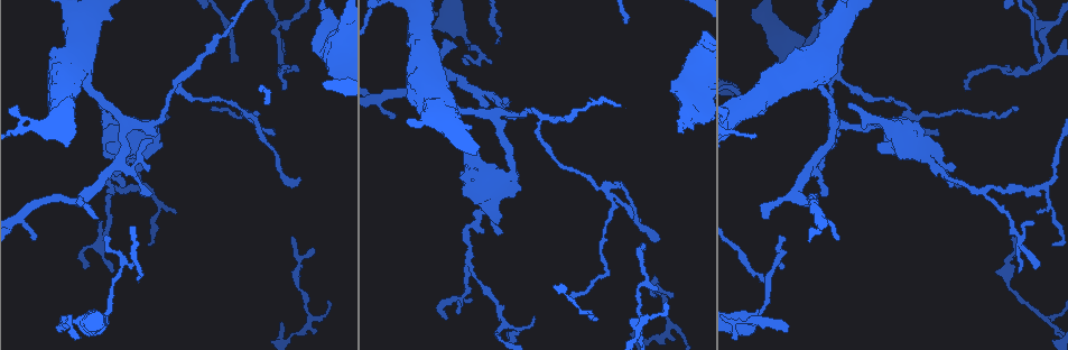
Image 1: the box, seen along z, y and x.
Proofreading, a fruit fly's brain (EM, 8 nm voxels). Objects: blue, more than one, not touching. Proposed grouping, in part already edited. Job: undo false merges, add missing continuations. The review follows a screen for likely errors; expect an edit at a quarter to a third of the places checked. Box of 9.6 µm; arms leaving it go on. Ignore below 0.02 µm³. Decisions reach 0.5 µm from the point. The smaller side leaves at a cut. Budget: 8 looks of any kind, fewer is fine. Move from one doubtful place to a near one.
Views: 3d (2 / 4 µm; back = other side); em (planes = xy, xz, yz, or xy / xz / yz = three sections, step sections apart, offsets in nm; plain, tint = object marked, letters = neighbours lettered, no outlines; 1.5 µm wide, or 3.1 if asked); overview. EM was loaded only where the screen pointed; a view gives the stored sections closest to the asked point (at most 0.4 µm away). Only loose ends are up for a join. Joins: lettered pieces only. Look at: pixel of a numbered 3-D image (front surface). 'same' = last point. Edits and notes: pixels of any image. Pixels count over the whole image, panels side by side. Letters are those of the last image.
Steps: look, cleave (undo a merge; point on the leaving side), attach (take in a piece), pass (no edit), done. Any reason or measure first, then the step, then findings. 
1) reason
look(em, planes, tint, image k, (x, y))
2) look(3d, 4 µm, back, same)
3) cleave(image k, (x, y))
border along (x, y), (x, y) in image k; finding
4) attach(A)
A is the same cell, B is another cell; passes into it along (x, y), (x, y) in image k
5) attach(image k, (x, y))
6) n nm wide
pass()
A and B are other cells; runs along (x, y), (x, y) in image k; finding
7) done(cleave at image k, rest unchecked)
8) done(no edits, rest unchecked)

an open end
look(3d, 4 µm, image 1, (62, 332))

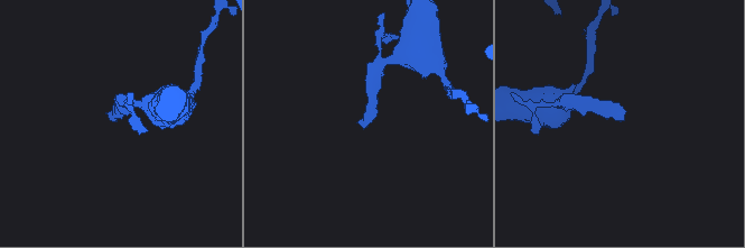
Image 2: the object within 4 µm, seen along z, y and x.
look(em, planes, letters, image 2, (366, 127))

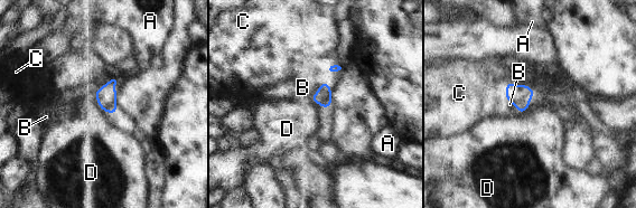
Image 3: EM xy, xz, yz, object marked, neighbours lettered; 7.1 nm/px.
attach(B)
B is the same cell, A, C and D are other cells; passes into it along (323, 96), (316, 92), (302, 87) in image 3; the neuron continues

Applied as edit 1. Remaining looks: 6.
look(overview)

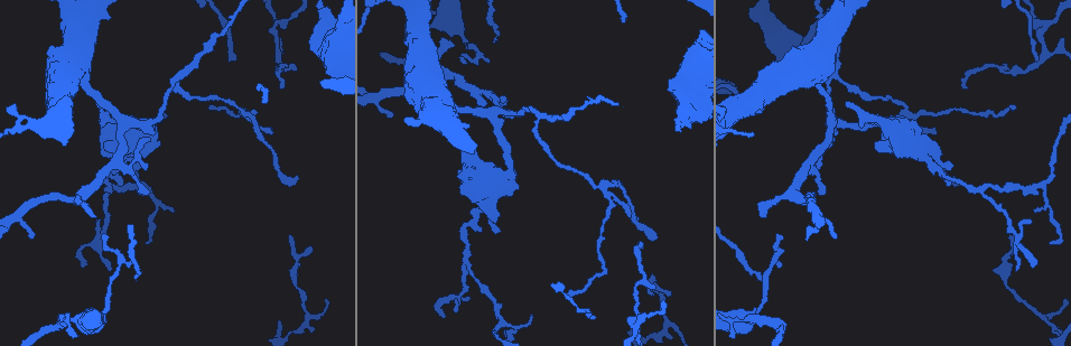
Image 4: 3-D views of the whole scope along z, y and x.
tapers out
look(em, planes, letters, image 4, (450, 46))

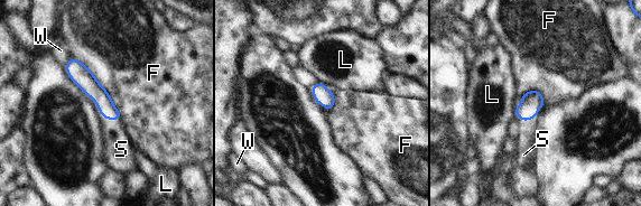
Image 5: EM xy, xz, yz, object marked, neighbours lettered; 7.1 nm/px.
120 nm wide
attach(S)
S is the same cell, F, L and W are other cells; passes into it along (95, 91), (114, 119), (121, 149) in image 5; the neuron continues

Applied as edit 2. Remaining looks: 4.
look(overview)

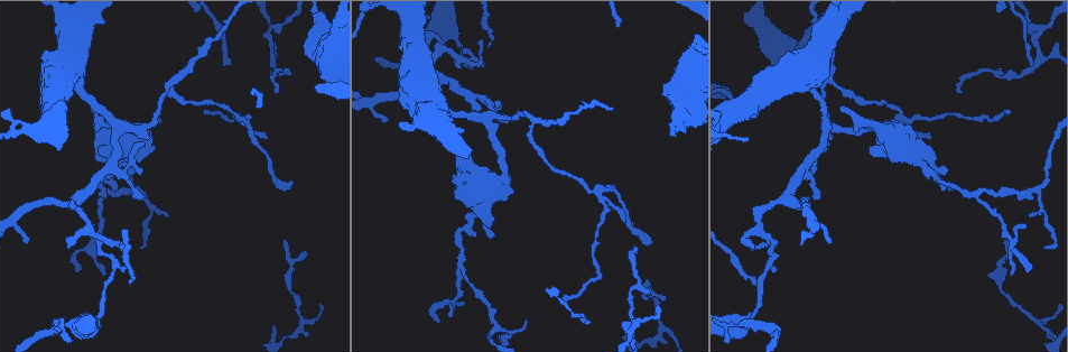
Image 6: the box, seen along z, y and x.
three arms meet
look(em, planes, plain, image 6, (596, 192))

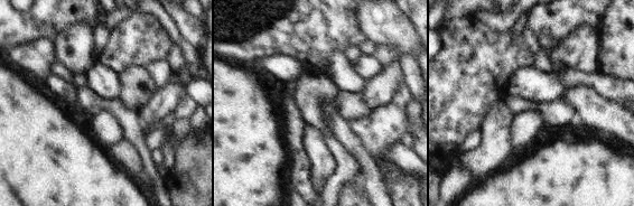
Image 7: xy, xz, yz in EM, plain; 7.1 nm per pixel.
with the object marked
look(em, planes, tint, same)

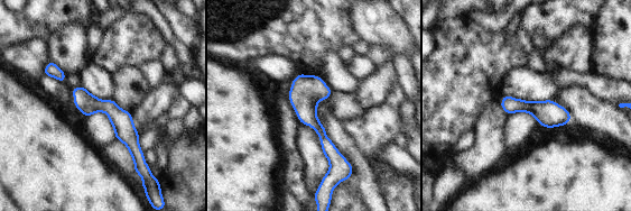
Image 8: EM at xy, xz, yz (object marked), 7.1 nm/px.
look(em, planes, letters, same)

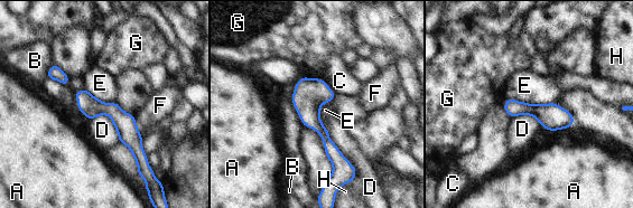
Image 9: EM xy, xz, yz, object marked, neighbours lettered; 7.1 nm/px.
pass()
A, B, C, D, E, F, G and H are other cells; runs along (304, 79), (310, 117), (340, 164) in image 9; one neuron here

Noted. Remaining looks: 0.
done(attach at image 3, attach at image 5, rest unchecked)

